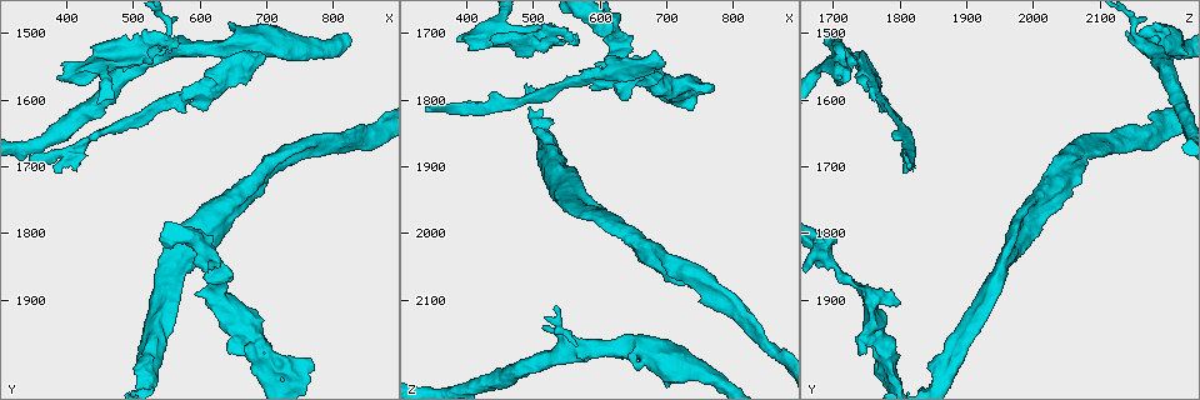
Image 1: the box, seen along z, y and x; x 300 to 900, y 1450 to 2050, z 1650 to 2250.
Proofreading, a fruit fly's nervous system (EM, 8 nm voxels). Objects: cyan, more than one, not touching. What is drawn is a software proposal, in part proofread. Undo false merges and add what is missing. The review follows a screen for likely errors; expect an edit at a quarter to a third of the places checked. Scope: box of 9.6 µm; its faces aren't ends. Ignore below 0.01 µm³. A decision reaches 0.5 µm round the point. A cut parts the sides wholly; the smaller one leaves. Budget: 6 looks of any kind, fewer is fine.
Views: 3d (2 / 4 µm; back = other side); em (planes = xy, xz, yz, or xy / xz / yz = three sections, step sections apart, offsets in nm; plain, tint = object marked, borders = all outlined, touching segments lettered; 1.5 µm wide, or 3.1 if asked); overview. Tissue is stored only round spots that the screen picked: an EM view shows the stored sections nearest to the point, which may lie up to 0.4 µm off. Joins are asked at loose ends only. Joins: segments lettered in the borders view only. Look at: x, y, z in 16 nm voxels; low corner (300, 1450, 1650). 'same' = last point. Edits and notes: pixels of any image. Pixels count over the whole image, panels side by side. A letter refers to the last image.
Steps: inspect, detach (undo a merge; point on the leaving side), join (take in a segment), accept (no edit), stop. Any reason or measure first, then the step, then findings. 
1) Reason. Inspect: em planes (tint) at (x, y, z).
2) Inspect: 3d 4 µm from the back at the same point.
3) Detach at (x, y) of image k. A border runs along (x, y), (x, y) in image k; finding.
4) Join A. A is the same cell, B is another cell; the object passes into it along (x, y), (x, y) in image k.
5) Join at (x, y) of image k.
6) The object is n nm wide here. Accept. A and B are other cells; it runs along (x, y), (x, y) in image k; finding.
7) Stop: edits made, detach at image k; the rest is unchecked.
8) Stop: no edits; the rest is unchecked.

Thick end. Inspect: 3d 2 µm at (390, 1570, 1710).

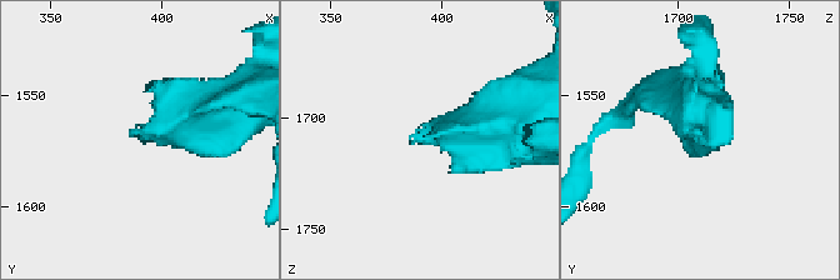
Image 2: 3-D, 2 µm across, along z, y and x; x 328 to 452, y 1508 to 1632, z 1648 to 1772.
Inspect: em planes (borders) at (385, 1568, 1712).

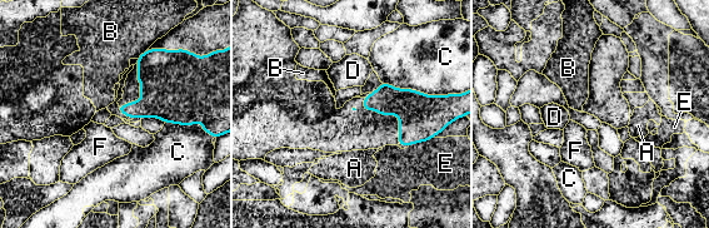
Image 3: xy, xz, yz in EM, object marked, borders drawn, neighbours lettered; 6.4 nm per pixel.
Accept. A, B, C, D, E and F are other cells; a border runs along (146, 49), (136, 58) in image 3; no lettered segment goes on from it.

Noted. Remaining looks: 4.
An open end. Inspect: 3d 2 µm at (440, 1655, 1790).

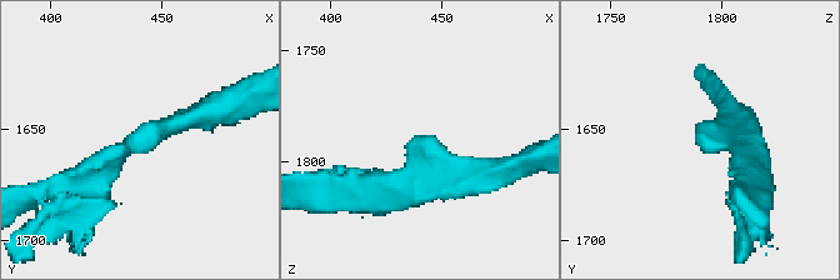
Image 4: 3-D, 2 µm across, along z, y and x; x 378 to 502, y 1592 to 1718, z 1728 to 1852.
Need the tissue. Inspect: em xy step 4 (borders) at (437, 1658, 1790).

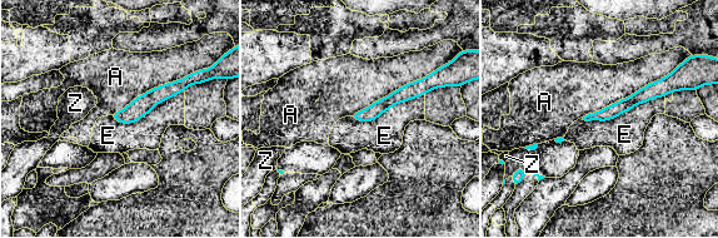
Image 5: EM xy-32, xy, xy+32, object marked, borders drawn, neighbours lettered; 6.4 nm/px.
Inspect: em planes (borders) at the same point.

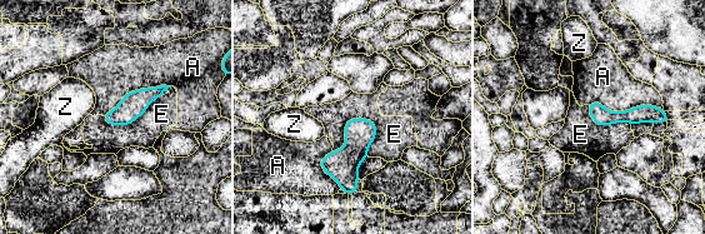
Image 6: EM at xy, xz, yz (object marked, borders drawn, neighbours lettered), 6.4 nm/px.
The longest contact is with A, 480 nm. Accept. A, E and Z are other cells; it runs along (591, 106), (603, 116), (664, 118) in image 6; no lettered segment goes on from it.

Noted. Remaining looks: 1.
Stop: no edits; the rest is unchecked.

